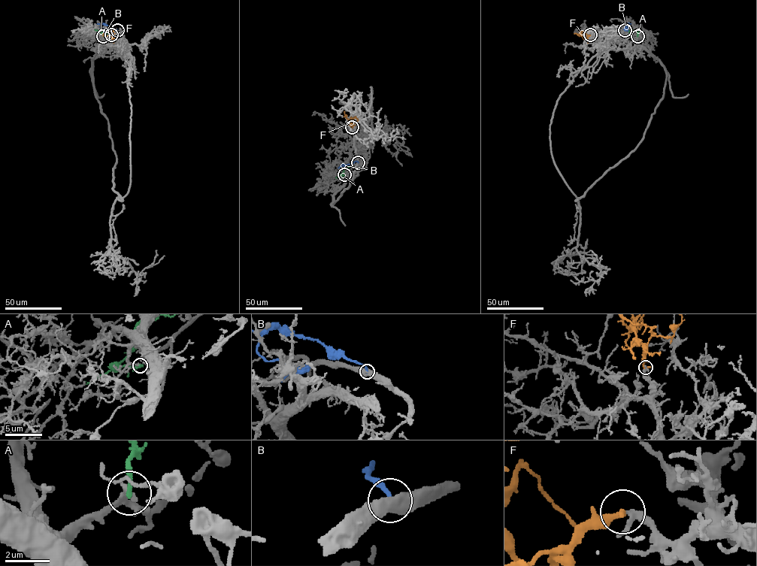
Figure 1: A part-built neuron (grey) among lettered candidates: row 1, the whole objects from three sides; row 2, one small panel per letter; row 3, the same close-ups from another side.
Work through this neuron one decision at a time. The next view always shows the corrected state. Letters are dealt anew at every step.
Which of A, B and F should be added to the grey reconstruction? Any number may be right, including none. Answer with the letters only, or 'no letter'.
F

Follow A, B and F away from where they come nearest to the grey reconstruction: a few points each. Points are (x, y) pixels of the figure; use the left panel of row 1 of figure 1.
A: (104, 36), (101, 30), (110, 34)
B: (117, 30), (102, 23), (100, 27), (108, 30)
F: (111, 34), (112, 38), (110, 38), (103, 33)

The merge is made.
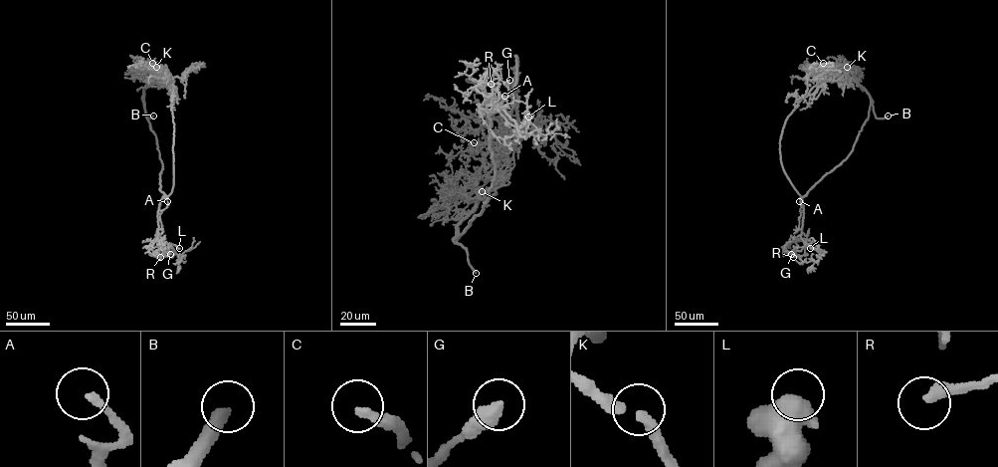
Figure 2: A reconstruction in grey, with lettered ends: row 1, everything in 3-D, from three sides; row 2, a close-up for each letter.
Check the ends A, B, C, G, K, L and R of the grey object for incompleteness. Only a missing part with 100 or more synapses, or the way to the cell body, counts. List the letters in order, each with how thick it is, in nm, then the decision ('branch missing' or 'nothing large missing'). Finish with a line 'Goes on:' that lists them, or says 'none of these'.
A: 220 nm | nothing large missing
B: 380 nm | branch missing
C: 240 nm | branch missing
G: 460 nm | nothing large missing
K: 240 nm | nothing large missing
L: 650 nm | branch missing
R: 360 nm | nothing large missing
Goes on: B, C, L

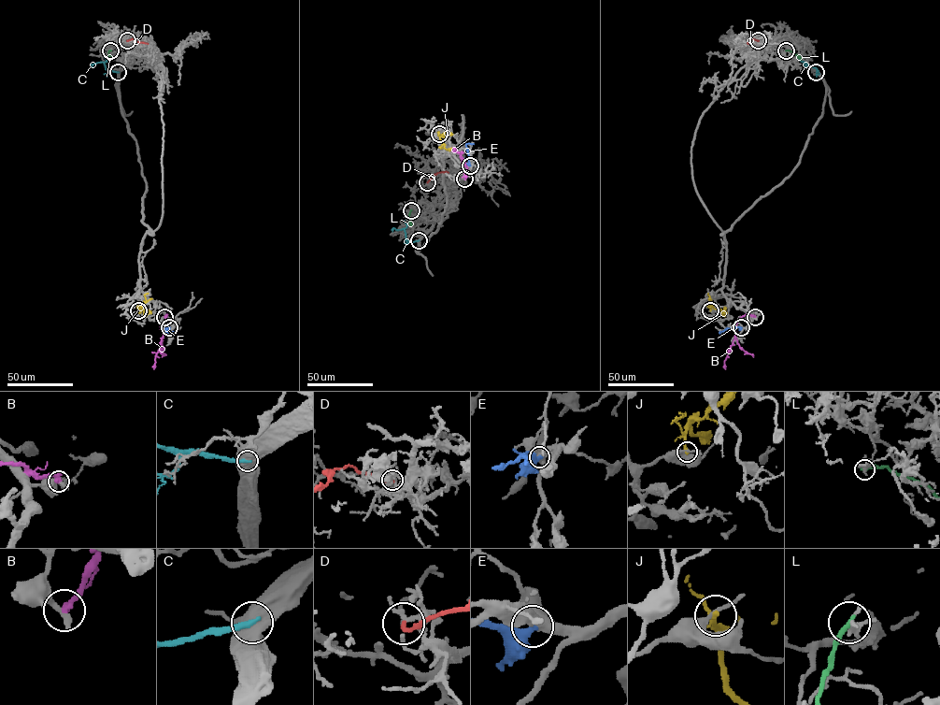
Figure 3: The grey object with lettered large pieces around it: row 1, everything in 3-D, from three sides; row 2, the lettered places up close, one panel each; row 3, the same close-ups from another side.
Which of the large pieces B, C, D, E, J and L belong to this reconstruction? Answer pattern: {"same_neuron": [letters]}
{"same_neuron": []}

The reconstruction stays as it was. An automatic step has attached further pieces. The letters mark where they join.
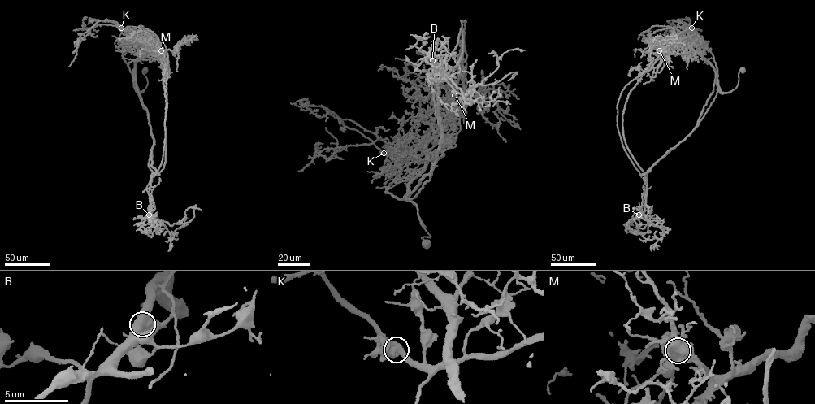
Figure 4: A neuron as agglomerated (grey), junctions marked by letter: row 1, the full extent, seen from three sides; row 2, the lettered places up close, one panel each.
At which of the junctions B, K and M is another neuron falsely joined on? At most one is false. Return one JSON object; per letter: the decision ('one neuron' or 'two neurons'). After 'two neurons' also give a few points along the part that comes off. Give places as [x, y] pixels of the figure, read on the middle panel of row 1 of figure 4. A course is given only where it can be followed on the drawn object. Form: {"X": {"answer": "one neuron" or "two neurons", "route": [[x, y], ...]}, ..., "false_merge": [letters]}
{"B": {"answer": "two neurons", "route": [[432, 60], [441, 141], [431, 178], [414, 197], [387, 191], [400, 167], [375, 135], [291, 102]]}, "K": {"answer": "one neuron"}, "M": {"answer": "one neuron"}, "false_merge": ["B"]}

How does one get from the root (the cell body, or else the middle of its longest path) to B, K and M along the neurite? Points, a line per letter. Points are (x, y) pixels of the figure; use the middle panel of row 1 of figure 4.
B: (426, 243), (407, 200), (430, 179), (440, 141), (432, 60)
K: (426, 243), (422, 238), (431, 236), (417, 205), (387, 191), (397, 172), (382, 173), (383, 153)
M: (426, 243), (422, 238), (431, 236), (417, 206), (405, 196), (426, 164), (426, 145), (449, 120), (455, 95)

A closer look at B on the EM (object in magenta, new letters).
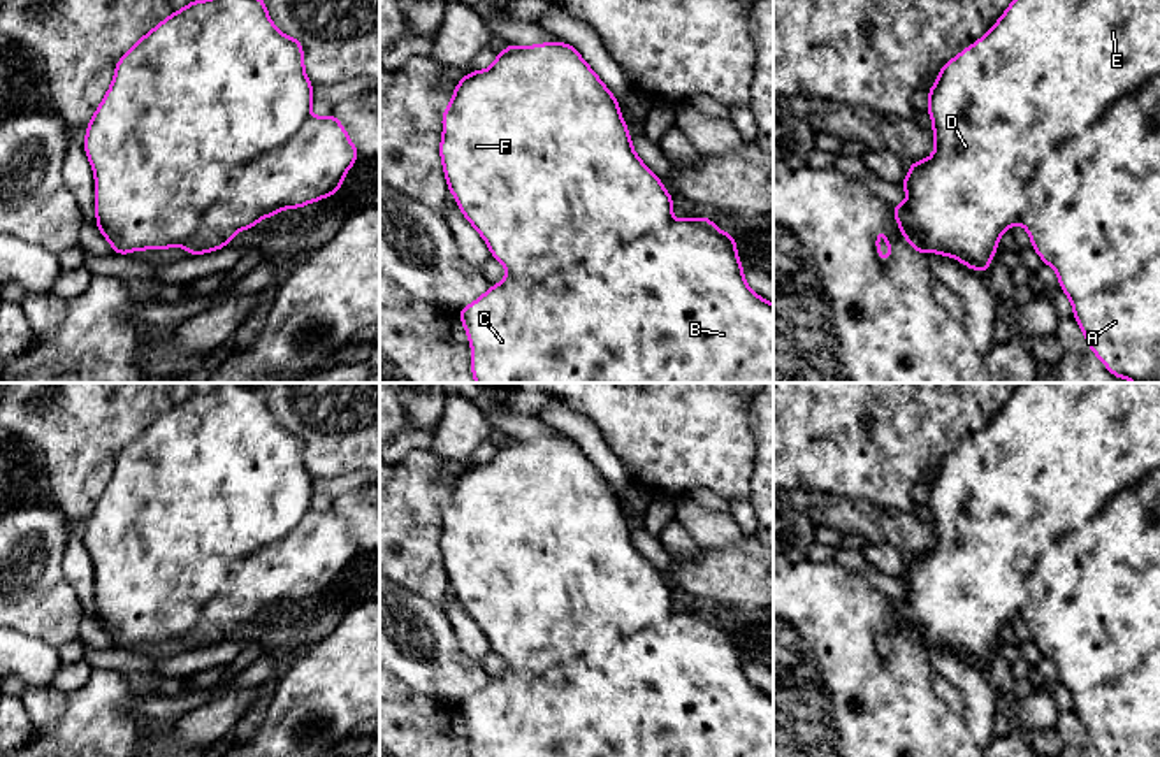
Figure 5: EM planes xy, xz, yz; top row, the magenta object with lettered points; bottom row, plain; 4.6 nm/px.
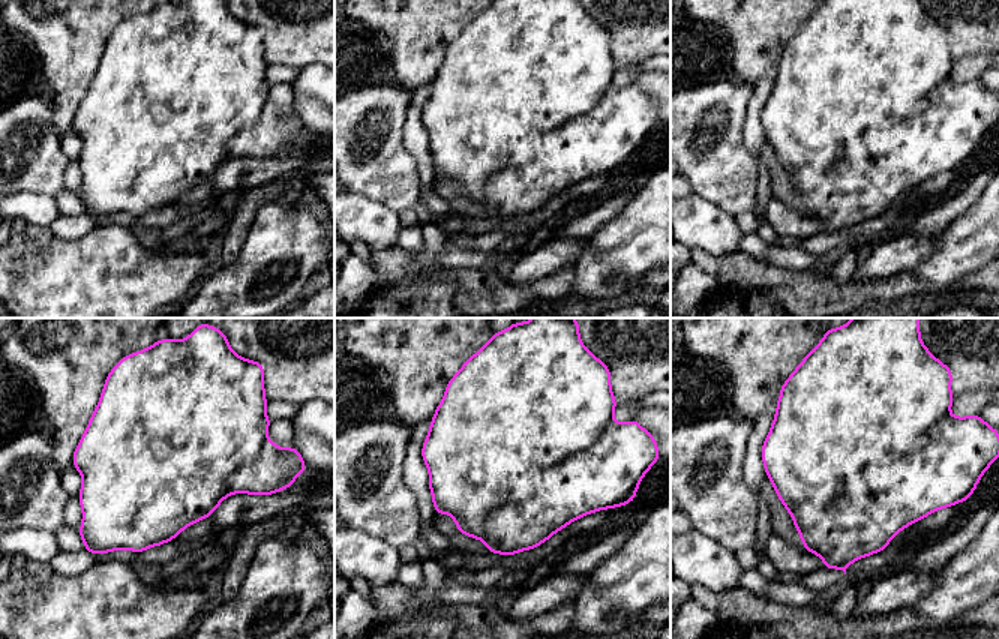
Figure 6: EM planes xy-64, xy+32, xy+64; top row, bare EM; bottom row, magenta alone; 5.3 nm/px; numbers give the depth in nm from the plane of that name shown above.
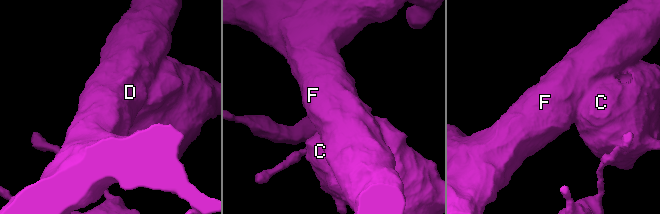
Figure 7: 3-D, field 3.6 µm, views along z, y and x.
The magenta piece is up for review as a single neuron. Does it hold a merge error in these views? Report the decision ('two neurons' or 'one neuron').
two neurons

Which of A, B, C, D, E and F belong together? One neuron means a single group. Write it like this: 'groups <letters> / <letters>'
groups A B C / D E F

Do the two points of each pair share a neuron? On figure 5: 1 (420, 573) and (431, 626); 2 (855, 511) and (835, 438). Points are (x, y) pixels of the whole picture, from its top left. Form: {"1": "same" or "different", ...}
{"1": "different", "2": "different"}

